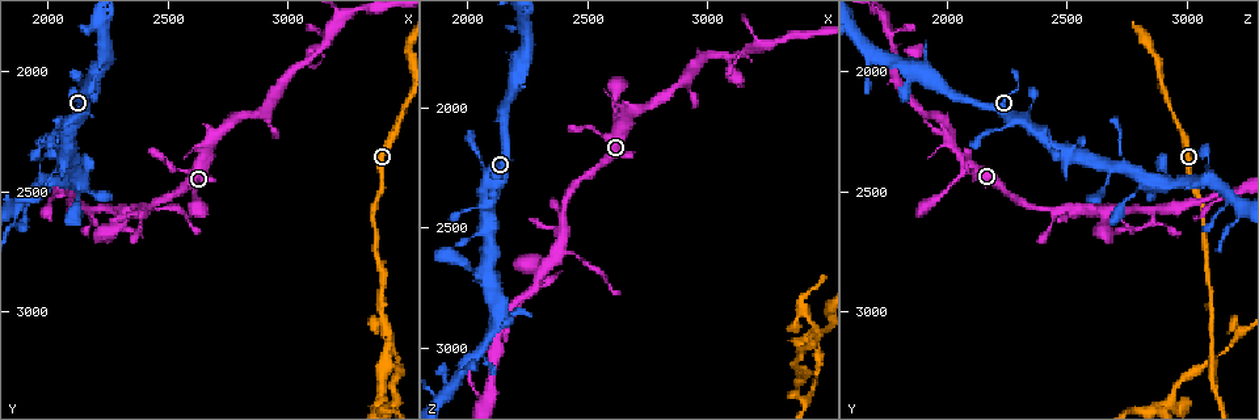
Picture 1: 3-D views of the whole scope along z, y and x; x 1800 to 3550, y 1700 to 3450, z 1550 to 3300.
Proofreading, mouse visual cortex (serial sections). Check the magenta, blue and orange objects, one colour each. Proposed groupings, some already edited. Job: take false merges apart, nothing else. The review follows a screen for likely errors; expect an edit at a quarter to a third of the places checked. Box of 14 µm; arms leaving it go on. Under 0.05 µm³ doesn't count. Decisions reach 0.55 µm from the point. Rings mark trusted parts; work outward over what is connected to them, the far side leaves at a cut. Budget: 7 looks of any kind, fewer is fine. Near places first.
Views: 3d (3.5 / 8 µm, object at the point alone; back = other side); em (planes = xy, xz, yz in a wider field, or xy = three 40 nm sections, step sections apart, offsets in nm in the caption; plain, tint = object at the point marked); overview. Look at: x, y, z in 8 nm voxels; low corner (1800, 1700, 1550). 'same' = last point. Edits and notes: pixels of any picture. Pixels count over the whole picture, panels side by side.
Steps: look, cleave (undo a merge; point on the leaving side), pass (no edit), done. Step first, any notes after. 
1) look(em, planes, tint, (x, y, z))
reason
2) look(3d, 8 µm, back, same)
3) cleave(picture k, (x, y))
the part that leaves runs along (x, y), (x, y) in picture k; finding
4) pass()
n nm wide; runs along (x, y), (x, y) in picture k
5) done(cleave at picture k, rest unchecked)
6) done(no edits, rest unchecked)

look(3d, 3.5 µm, (2440, 2580, 2600))
thin neck

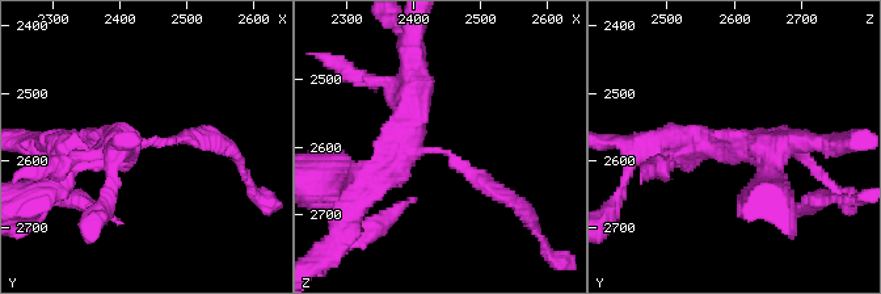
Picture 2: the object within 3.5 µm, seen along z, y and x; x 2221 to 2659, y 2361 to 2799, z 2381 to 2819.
look(em, xy, step 5, tint, (2435, 2575, 2605))
3 arms; arms of 200, 350, 400 nm; shape alone is not enough

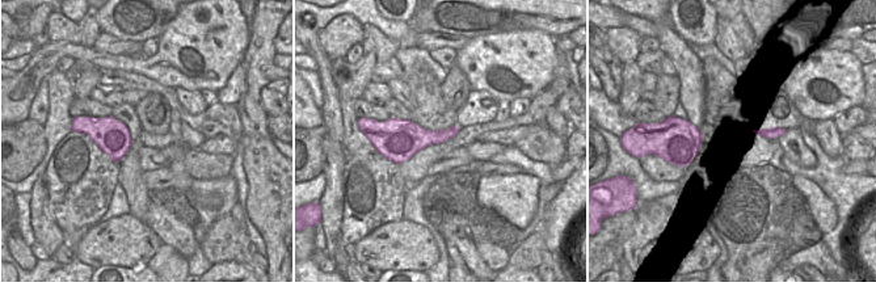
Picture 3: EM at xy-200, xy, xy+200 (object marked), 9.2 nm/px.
pass()
one cell here

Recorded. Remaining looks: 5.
look(3d, 3.5 µm, (2140, 2470, 2890))
abrupt turn

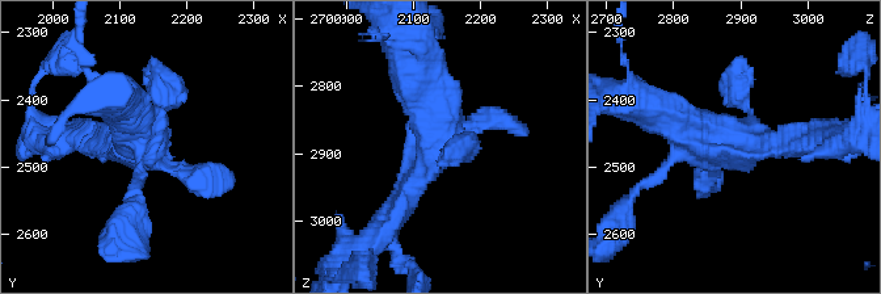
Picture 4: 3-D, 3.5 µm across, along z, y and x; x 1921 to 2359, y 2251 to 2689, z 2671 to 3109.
pass()
runs along (645, 106), (702, 139), (789, 143) in picture 4; all the same cell

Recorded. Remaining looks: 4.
look(3d, 3.5 µm, (1980, 2450, 3090))
arms part here

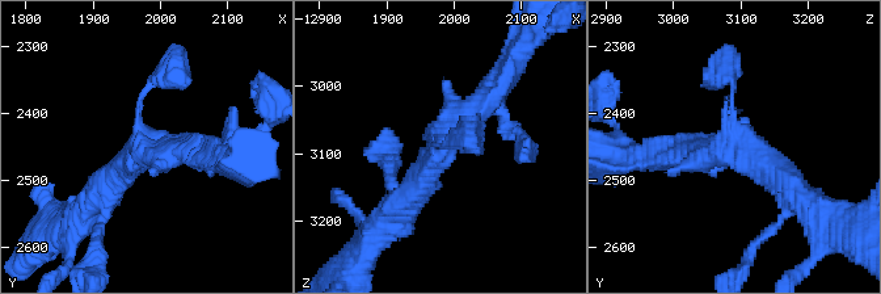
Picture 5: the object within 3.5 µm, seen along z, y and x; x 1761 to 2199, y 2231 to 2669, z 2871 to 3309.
look(em, planes, tint, (1985, 2455, 3090))

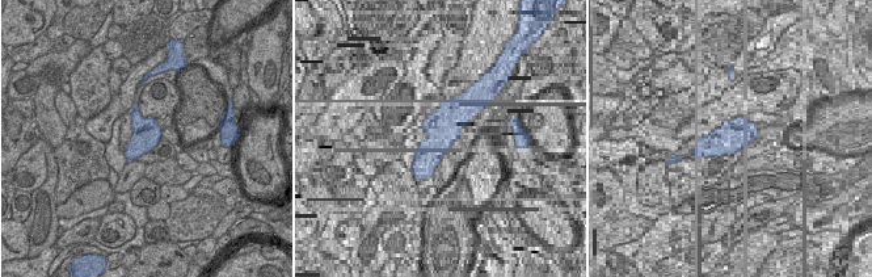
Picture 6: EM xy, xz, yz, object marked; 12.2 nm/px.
pass()
runs along (498, 84), (442, 135), (397, 209) in picture 5; one cell here

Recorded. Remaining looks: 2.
done(no edits, rest unchecked)

